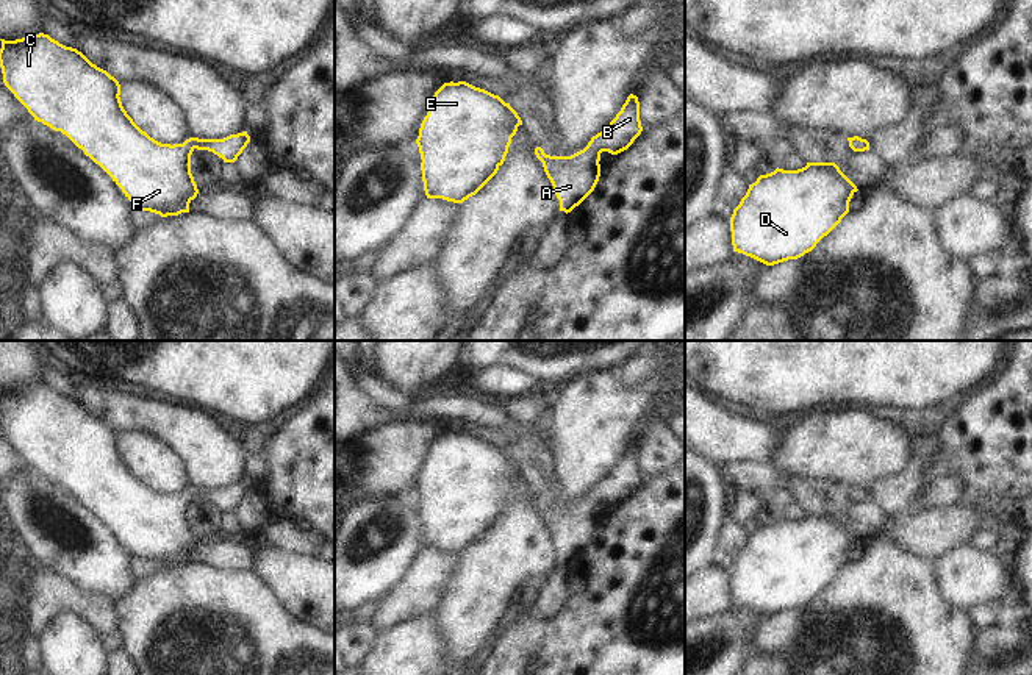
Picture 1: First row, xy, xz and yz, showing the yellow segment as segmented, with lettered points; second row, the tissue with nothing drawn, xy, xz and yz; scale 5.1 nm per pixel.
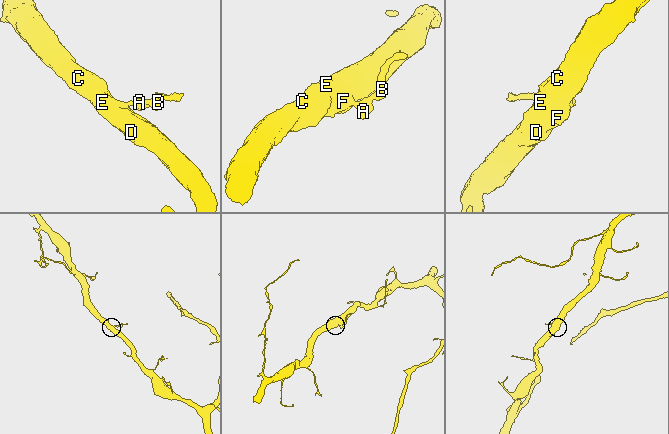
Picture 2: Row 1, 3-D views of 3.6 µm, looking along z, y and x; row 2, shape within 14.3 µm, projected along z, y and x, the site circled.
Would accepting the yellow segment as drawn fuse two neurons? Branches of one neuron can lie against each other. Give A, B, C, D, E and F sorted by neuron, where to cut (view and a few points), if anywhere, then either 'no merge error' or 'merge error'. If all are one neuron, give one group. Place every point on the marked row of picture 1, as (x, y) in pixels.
groups A B C D E F; cut none; no merge error

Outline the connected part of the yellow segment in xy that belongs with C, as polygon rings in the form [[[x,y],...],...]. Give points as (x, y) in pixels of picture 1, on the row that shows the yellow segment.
[[[39,33],[16,41],[2,41],[0,67],[5,86],[28,109],[34,120],[42,122],[55,131],[66,134],[78,148],[99,164],[138,211],[150,211],[161,217],[189,212],[189,203],[197,197],[199,189],[191,173],[191,155],[197,150],[208,150],[224,159],[235,162],[250,142],[247,131],[230,134],[224,139],[189,138],[183,144],[161,144],[142,131],[127,114],[120,102],[120,84],[106,70],[92,64],[81,52],[66,47],[48,34]]]

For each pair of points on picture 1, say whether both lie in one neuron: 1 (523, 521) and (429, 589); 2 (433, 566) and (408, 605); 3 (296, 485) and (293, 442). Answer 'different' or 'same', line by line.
1: different
2: same
3: same

